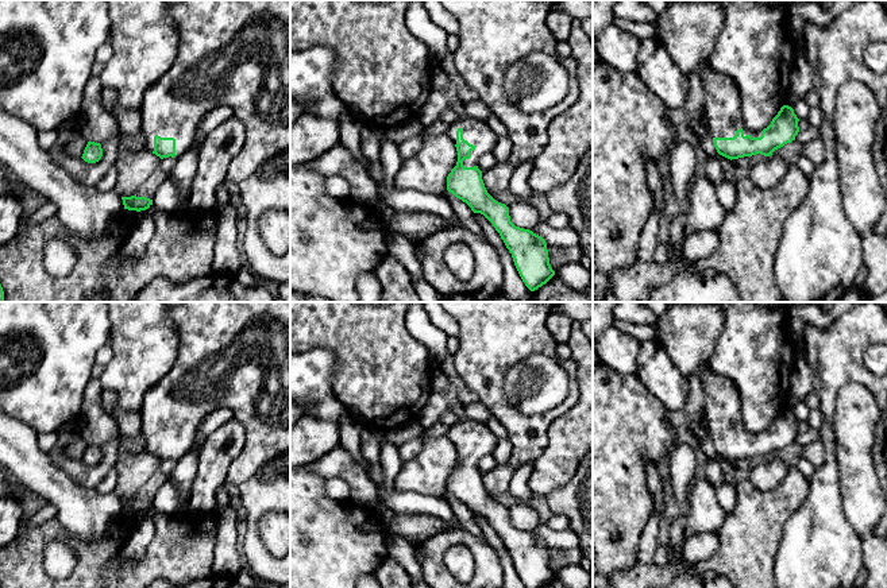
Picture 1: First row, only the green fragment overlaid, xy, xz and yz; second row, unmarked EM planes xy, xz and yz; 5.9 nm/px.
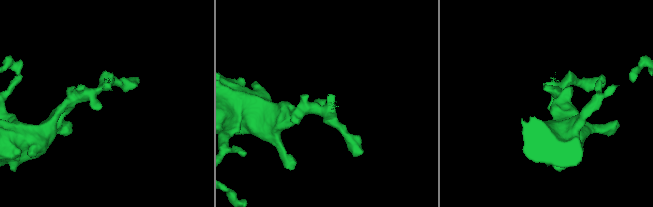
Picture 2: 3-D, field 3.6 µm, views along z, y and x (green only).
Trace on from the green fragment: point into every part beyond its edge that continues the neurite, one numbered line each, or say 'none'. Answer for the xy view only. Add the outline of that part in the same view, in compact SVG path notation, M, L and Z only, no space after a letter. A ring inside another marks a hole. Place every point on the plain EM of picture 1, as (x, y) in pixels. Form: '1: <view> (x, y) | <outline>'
1: xy (232, 355) | M182 302L169 306L180 345L170 372L144 396L142 434L146 452L154 453L154 438L176 441L176 461L194 442L197 428L205 417L228 409L244 428L244 449L230 467L224 486L231 491L257 475L274 456L290 449L290 302Z

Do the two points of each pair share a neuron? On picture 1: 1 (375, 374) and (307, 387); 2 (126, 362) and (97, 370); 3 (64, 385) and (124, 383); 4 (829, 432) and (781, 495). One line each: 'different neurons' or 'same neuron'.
1: different neurons
2: different neurons
3: different neurons
4: different neurons

